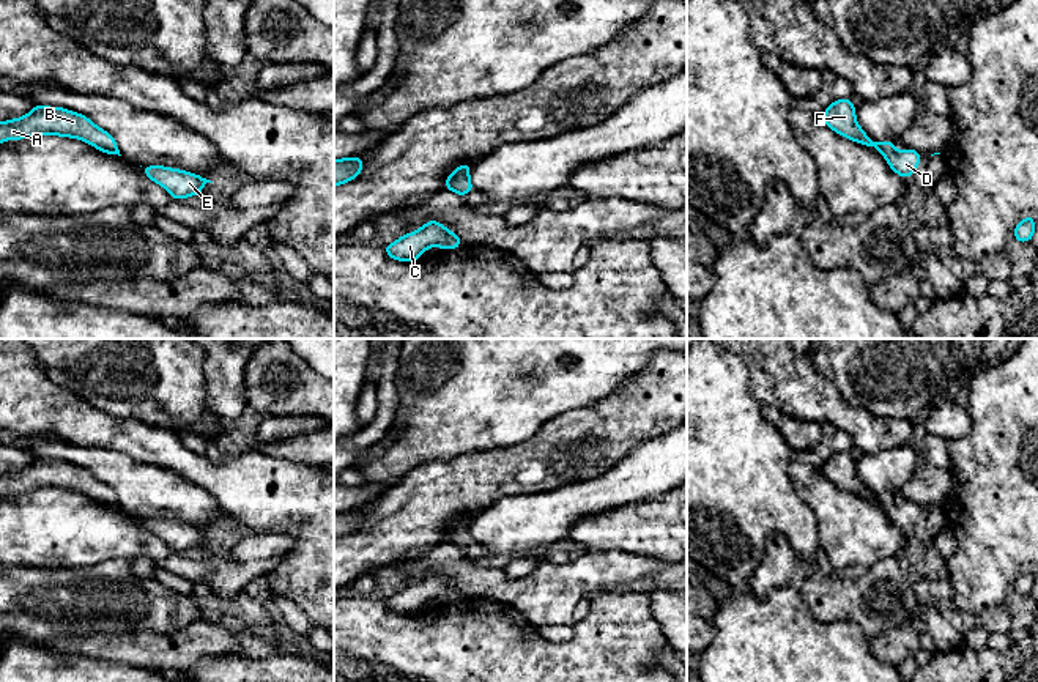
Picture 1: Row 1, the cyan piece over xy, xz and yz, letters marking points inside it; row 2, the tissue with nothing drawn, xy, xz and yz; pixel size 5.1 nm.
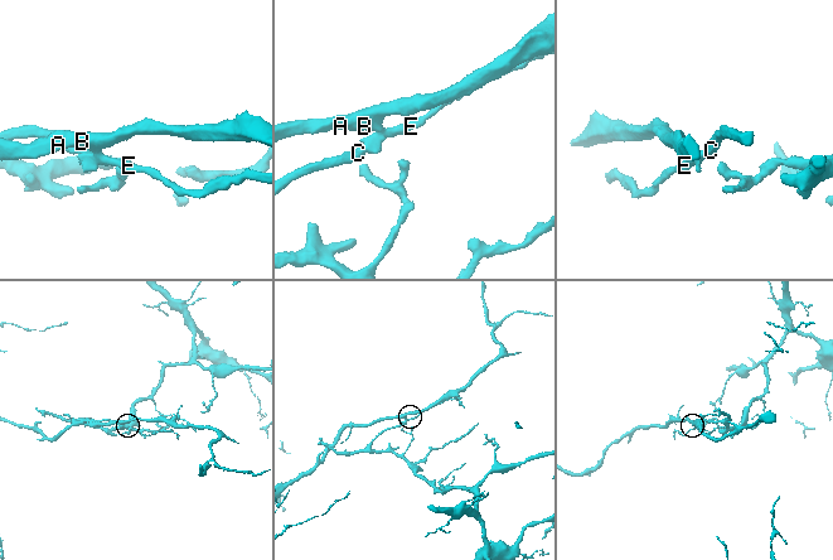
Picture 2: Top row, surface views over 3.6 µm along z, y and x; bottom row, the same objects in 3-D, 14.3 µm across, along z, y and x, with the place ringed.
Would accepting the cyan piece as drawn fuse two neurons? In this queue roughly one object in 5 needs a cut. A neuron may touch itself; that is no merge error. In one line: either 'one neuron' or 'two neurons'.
two neurons

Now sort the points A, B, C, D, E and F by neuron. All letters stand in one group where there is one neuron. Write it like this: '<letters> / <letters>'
A B F / C D E

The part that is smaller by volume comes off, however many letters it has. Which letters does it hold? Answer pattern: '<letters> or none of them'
A, B, F

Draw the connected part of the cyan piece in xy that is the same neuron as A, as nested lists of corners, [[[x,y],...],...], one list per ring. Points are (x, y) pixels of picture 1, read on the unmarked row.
[[[36,457],[25,469],[0,476],[0,496],[3,493],[19,493],[38,488],[79,491],[107,507],[115,507],[118,501],[115,491],[109,485],[98,480],[85,468],[63,460]]]

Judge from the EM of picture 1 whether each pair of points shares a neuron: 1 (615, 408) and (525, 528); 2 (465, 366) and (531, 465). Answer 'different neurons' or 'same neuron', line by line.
1: different neurons
2: different neurons

